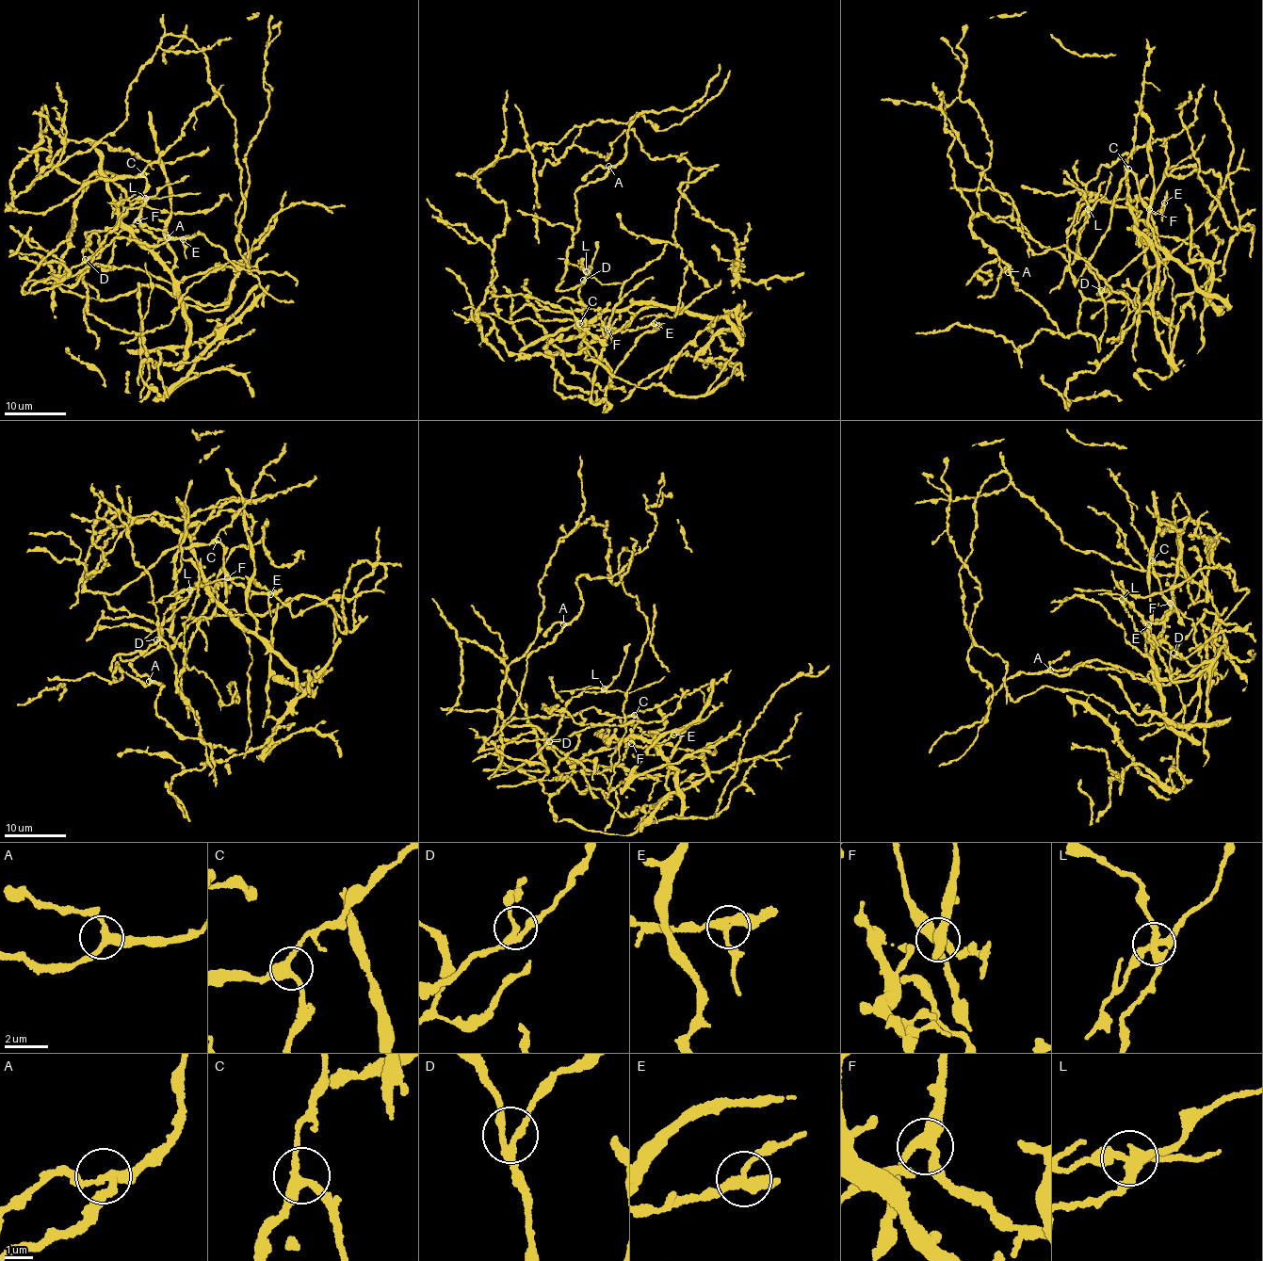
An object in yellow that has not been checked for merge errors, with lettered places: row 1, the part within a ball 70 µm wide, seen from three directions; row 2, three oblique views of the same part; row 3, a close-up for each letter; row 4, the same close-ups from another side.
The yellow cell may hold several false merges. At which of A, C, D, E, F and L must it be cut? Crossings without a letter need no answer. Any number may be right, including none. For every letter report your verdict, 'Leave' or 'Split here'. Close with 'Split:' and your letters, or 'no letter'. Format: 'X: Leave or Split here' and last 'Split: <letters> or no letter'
A: Leave
C: Leave
D: Leave
E: Leave
F: Leave
L: Split here
Split: L

